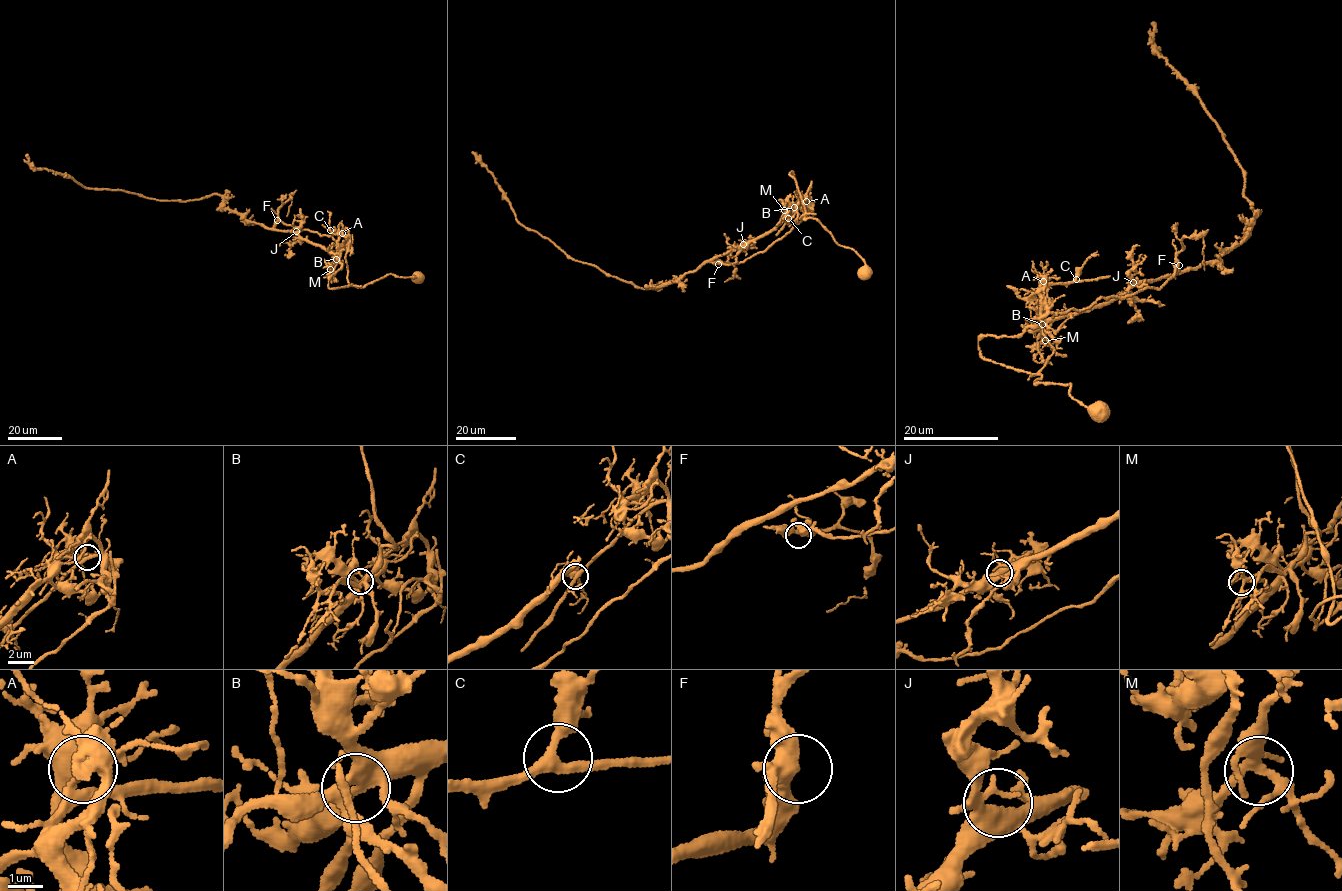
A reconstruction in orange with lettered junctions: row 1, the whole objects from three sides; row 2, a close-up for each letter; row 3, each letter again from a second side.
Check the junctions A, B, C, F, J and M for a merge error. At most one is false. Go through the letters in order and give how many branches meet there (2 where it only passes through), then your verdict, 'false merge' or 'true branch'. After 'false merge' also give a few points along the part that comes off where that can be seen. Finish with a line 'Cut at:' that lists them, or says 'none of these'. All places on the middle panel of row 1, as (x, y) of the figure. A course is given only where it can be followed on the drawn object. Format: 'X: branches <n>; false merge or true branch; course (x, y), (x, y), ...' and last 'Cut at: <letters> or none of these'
A: branches 4; false merge; course (806, 201), (811, 212), (764, 251), (734, 264), (721, 261), (733, 264), (734, 269), (733, 278), (724, 282)
B: branches 7; true branch
C: branches 3; true branch
F: branches 4; true branch
J: branches 4; true branch
M: branches 5; true branch
Cut at: A

